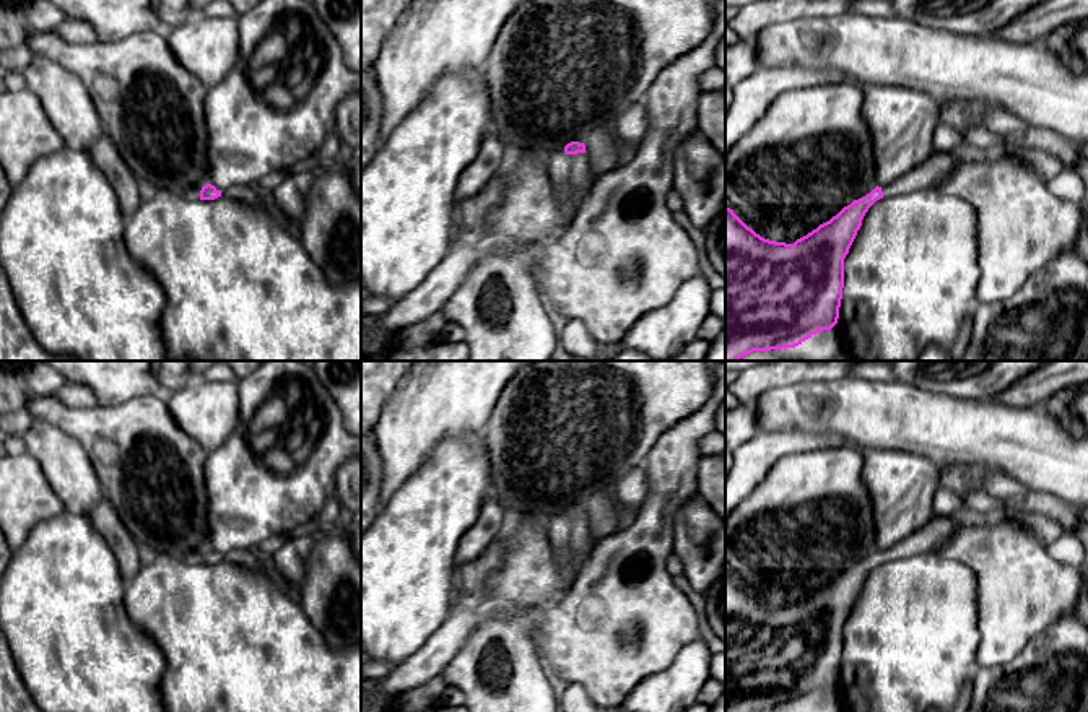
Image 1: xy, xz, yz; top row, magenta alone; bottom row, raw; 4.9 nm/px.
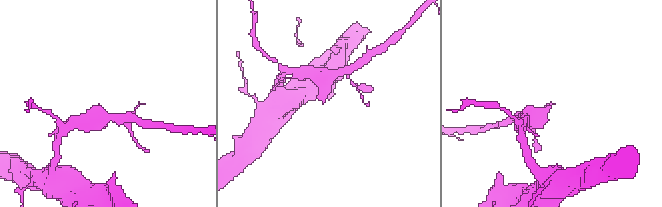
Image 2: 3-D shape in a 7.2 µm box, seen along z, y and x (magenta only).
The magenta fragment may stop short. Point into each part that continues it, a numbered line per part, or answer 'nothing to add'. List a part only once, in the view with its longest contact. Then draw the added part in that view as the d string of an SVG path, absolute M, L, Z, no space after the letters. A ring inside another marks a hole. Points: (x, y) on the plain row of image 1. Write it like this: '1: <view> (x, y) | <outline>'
1: xz (563, 532) | M564 510L551 515L546 523L548 536L559 553L581 546L589 536L587 517L566 519Z

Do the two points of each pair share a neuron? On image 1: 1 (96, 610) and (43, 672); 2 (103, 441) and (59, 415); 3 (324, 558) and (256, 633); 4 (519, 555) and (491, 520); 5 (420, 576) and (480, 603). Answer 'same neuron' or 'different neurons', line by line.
1: same neuron
2: same neuron
3: different neurons
4: different neurons
5: different neurons

